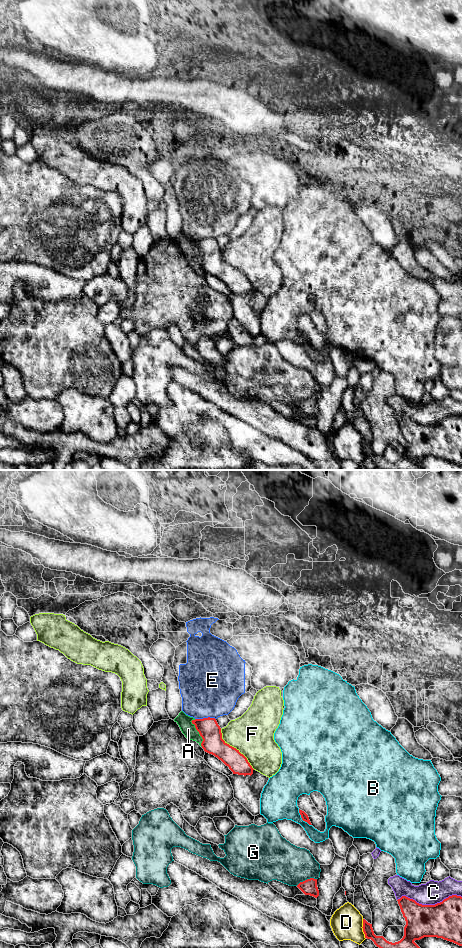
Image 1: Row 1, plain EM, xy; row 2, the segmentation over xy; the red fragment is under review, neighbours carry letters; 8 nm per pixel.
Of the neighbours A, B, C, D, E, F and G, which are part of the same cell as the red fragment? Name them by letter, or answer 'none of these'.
none of these

